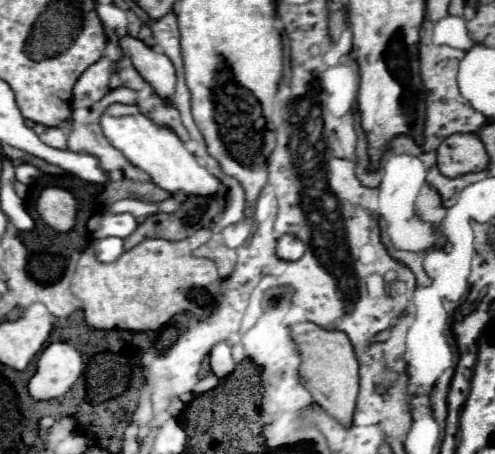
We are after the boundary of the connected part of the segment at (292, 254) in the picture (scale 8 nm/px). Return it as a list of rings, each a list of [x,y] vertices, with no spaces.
[[[283,235],[279,241],[277,241],[277,257],[283,259],[283,261],[297,261],[303,257],[305,253],[305,245],[295,239],[293,235]]]

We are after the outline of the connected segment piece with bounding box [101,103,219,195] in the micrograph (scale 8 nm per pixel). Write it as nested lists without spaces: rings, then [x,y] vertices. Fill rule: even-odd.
[[[115,103],[101,115],[101,127],[103,127],[103,133],[105,133],[107,141],[115,149],[119,149],[133,165],[137,165],[139,169],[147,171],[151,175],[151,179],[159,187],[163,187],[165,191],[169,191],[173,195],[179,195],[179,193],[187,193],[187,195],[215,195],[219,191],[219,179],[215,179],[199,163],[199,159],[185,149],[183,141],[175,135],[173,129],[169,129],[167,125],[153,123],[141,111],[137,111],[133,115],[115,115],[113,113],[115,109],[139,109],[139,107],[137,105]]]

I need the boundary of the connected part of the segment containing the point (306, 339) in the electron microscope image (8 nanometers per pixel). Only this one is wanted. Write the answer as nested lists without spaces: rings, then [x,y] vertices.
[[[311,321],[295,323],[291,331],[303,355],[303,365],[301,365],[303,383],[307,383],[307,389],[311,391],[311,395],[323,407],[325,413],[329,413],[341,425],[349,427],[353,421],[355,403],[359,395],[359,363],[347,333],[321,329]]]

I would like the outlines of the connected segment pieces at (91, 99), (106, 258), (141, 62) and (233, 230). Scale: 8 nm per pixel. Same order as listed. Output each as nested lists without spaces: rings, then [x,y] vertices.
[[[105,55],[77,79],[73,87],[73,109],[95,107],[95,103],[109,91],[109,79],[111,79],[113,67],[115,67],[115,61],[109,55]]]
[[[103,237],[103,239],[95,239],[91,243],[93,255],[101,261],[101,263],[113,263],[119,259],[119,255],[123,253],[123,239],[119,237]]]
[[[125,35],[119,39],[119,47],[125,57],[133,61],[133,67],[145,81],[151,83],[153,91],[161,97],[173,97],[175,93],[175,67],[165,53],[147,47],[141,39]]]
[[[245,221],[245,223],[239,223],[239,225],[231,225],[231,227],[225,227],[221,233],[219,233],[219,239],[225,247],[239,247],[245,243],[245,239],[249,237],[251,233],[251,221]]]

